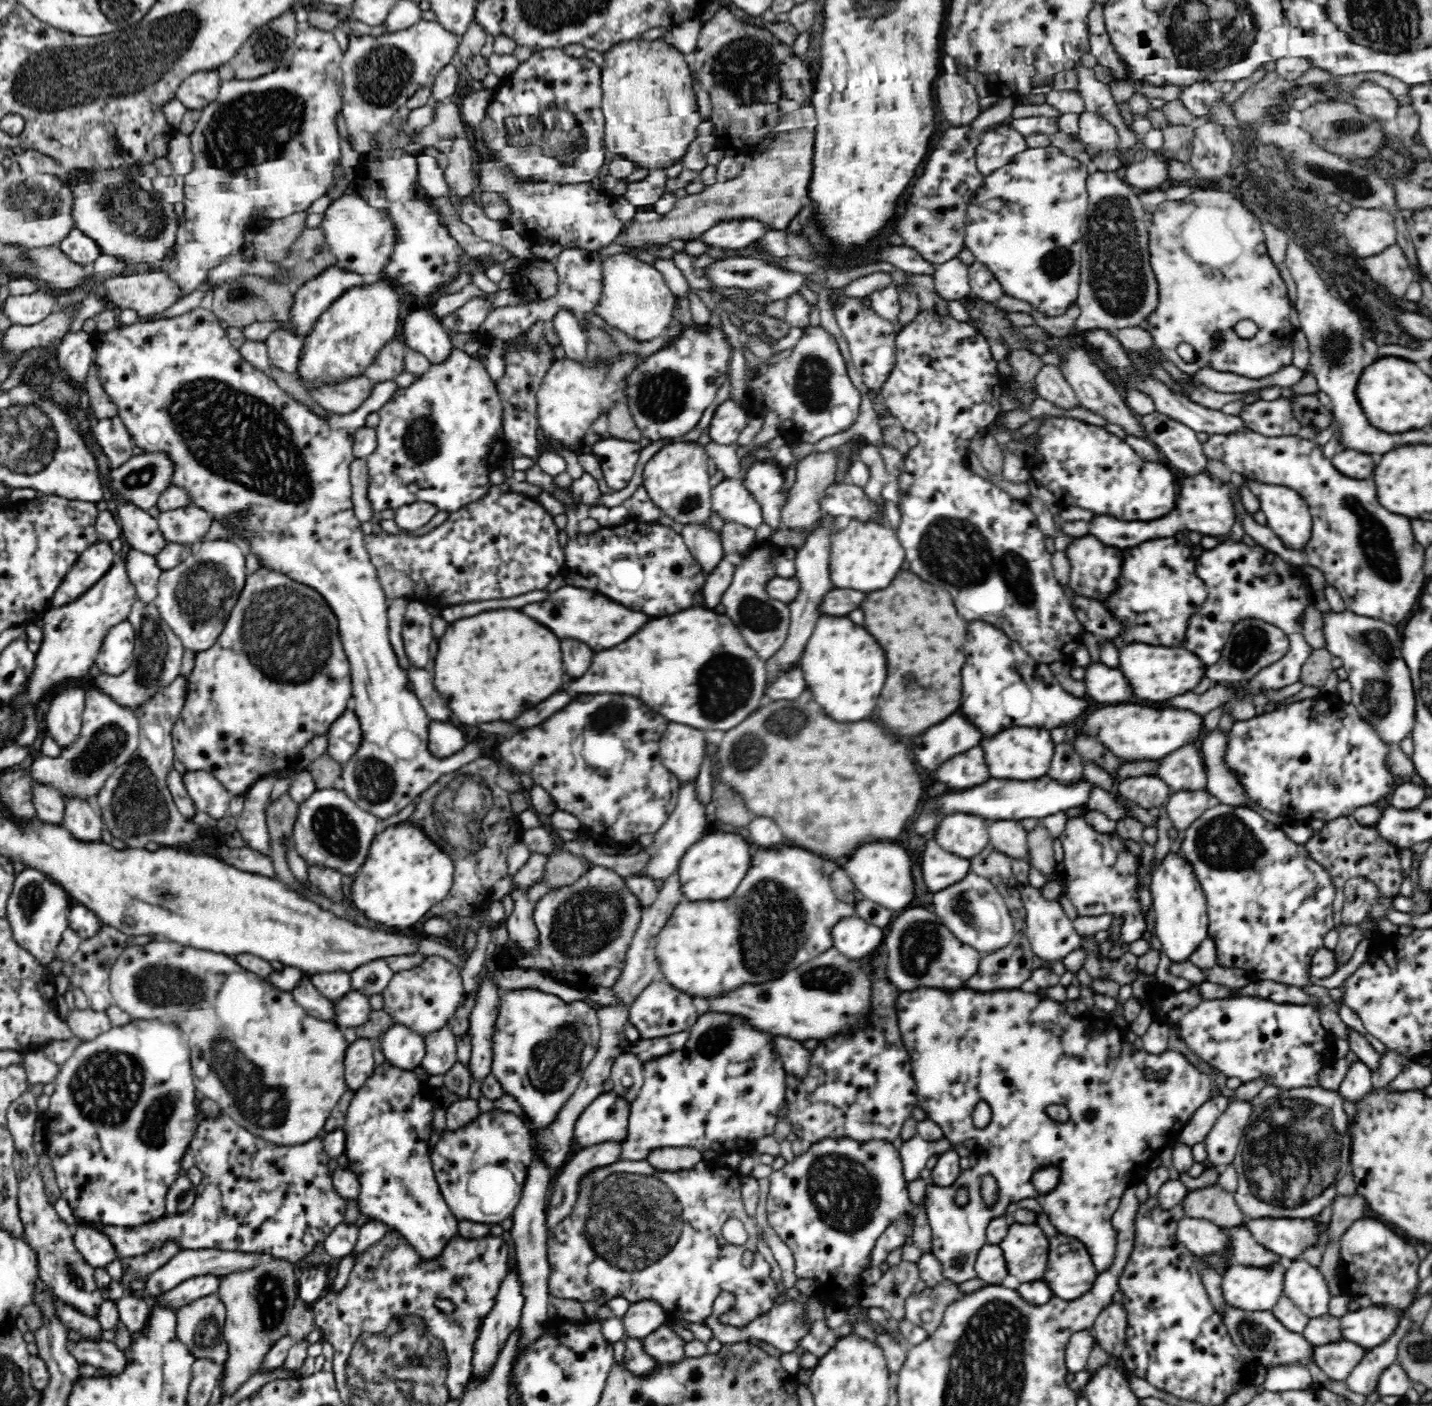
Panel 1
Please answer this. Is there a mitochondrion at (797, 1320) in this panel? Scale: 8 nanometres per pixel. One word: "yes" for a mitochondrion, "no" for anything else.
yes

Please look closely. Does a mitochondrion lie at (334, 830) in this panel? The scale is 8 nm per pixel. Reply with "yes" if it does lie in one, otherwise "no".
yes

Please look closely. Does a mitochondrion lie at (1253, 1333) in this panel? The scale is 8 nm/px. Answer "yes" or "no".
yes

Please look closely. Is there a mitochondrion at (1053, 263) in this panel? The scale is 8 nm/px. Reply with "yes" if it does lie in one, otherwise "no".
yes

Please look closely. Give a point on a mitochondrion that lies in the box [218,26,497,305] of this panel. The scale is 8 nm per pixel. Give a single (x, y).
(381, 75)

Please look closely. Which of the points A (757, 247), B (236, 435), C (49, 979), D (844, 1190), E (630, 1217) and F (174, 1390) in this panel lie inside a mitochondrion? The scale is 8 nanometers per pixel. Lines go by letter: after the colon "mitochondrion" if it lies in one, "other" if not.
A: other
B: mitochondrion
C: other
D: mitochondrion
E: mitochondrion
F: other

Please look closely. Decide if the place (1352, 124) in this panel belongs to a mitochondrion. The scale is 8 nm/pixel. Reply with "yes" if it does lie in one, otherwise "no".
yes

